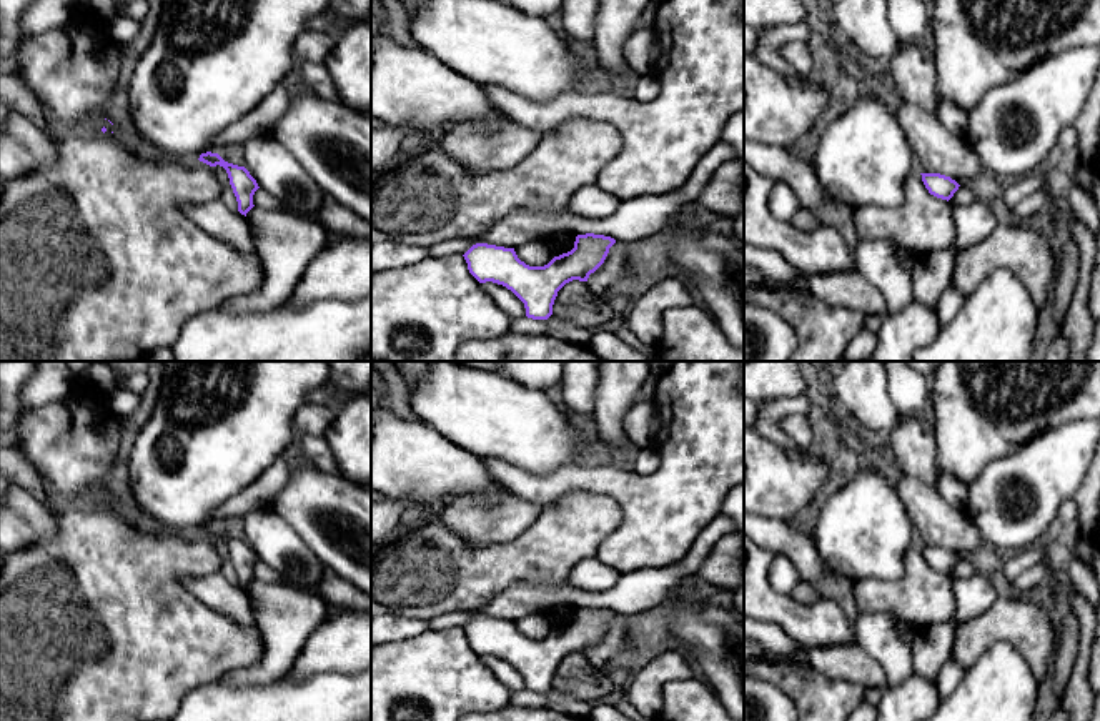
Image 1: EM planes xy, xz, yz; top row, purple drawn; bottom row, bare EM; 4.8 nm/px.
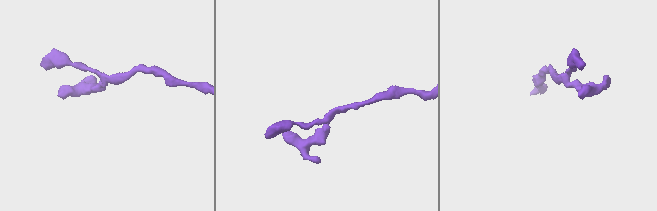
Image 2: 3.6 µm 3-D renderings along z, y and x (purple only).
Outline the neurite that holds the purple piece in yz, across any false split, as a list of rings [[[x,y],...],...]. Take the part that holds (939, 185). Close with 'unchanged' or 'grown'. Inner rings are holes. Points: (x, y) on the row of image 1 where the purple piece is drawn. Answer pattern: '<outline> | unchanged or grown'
[[[920,173],[920,175],[929,193],[947,201],[954,196],[954,193],[960,186],[955,180],[940,173]]] | unchanged

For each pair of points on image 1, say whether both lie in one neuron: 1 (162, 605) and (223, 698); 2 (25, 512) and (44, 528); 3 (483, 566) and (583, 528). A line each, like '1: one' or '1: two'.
1: two
2: one
3: one

